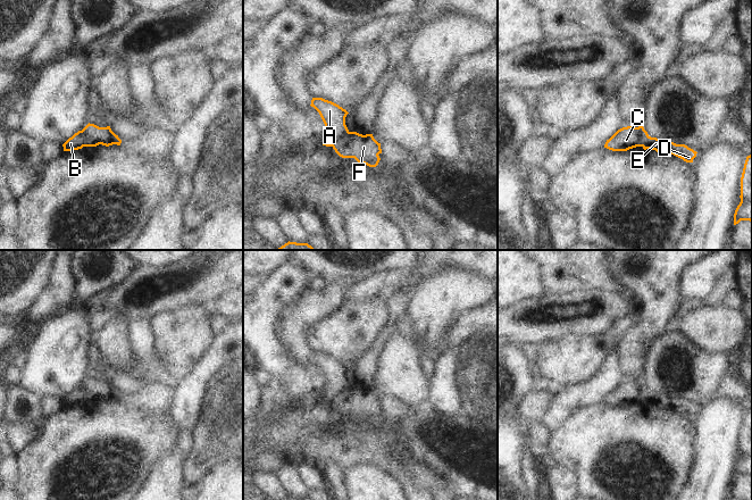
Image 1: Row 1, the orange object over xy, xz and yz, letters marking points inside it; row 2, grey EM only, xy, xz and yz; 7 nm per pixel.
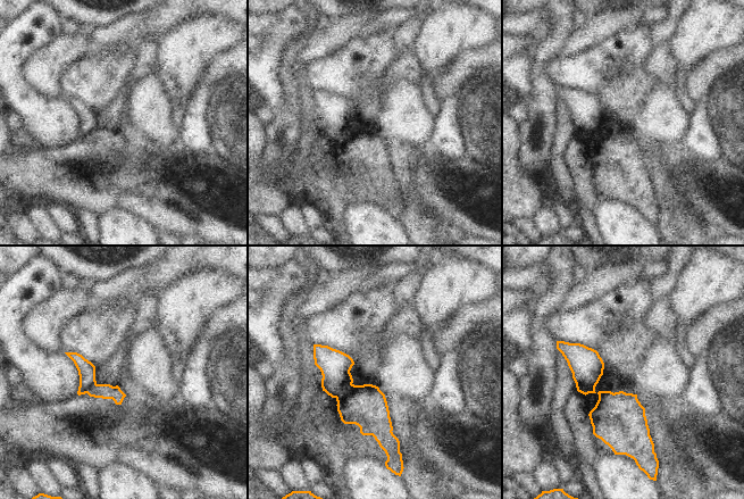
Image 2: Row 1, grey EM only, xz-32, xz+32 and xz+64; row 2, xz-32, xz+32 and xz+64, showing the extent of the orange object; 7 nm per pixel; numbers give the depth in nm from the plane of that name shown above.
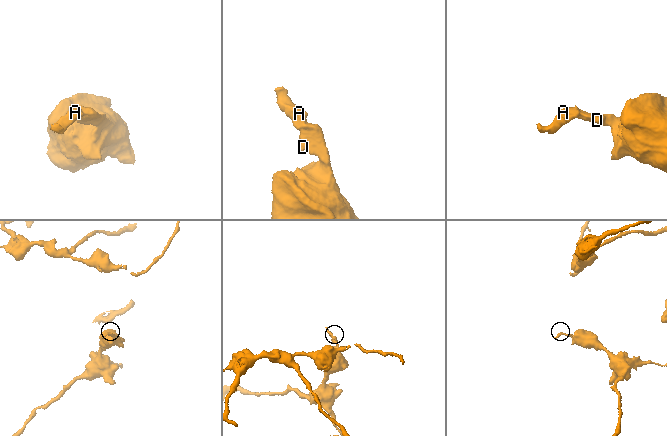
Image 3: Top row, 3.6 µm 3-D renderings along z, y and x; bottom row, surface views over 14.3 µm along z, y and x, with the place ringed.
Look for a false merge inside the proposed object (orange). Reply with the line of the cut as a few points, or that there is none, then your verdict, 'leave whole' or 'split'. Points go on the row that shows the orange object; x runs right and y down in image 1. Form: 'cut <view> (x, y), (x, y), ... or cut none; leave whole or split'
cut yz (636, 127), (642, 146); split

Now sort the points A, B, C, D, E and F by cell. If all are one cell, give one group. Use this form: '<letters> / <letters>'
A B C / D E F

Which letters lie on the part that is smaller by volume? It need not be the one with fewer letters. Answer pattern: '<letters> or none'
A, B, C

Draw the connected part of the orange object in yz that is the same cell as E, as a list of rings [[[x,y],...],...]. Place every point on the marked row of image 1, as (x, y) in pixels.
[[[643,126],[637,127],[638,134],[642,139],[642,147],[644,150],[655,150],[660,156],[674,155],[686,162],[693,162],[696,157],[696,151],[685,144],[676,144],[674,142],[660,141],[657,138],[651,138]]]

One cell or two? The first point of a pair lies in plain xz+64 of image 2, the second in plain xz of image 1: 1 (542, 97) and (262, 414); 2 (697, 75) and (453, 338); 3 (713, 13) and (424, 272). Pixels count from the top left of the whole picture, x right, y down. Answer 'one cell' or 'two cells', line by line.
1: one cell
2: one cell
3: two cells

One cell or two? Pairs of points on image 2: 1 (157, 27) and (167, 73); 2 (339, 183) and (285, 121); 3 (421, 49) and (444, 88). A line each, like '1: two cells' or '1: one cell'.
1: two cells
2: two cells
3: two cells

